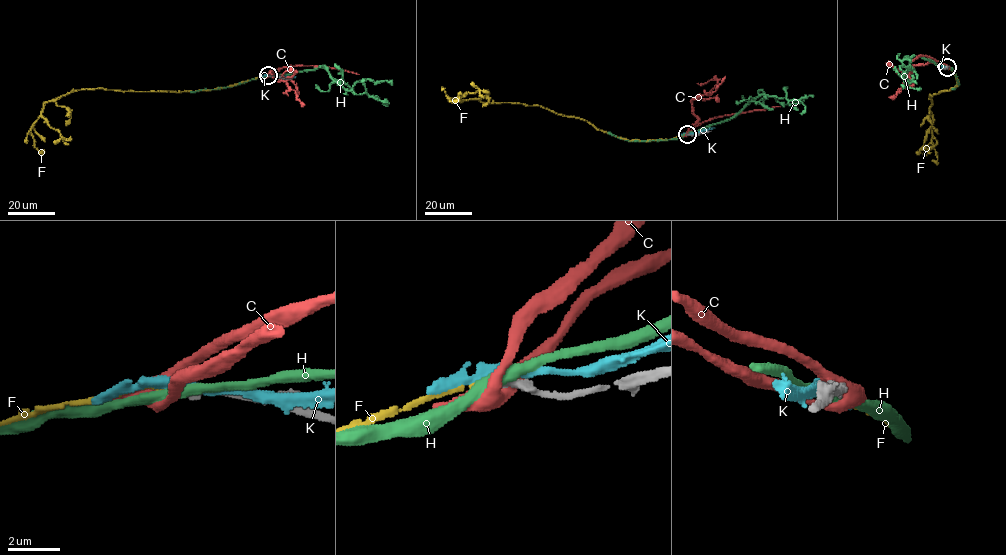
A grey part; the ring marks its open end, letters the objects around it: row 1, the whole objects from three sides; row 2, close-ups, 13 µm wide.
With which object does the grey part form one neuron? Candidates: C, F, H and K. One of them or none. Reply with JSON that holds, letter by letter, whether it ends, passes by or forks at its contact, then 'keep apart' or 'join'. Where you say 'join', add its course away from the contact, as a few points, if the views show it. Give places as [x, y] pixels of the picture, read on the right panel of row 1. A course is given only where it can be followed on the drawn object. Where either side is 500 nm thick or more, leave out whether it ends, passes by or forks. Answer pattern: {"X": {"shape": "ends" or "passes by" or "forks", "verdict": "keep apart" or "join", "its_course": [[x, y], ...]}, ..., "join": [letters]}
{"C": {"verdict": "keep apart"}, "F": {"shape": "ends", "verdict": "join", "its_course": [[946, 67], [953, 71], [958, 85], [938, 94], [930, 94], [931, 140], [937, 158], [936, 162], [932, 160]]}, "H": {"shape": "passes by", "verdict": "keep apart"}, "K": {"shape": "passes by", "verdict": "keep apart"}, "join": ["F"]}

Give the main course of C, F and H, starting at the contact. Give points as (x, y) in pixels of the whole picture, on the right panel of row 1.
C: (947, 67), (931, 62), (918, 64), (906, 73), (890, 65), (896, 71)
F: (946, 67), (953, 71), (958, 85), (938, 94), (930, 94), (931, 140), (937, 158), (936, 162), (932, 160)
H: (946, 67), (914, 56), (903, 74), (903, 81), (908, 87), (921, 88)

